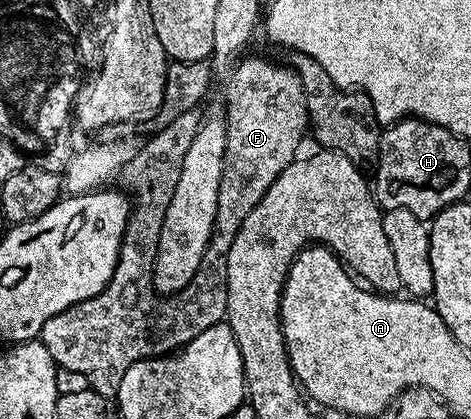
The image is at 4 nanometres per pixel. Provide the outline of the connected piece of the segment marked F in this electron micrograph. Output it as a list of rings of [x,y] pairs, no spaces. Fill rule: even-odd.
[[[250,53],[230,72],[228,82],[230,84],[226,87],[226,103],[224,102],[226,156],[224,173],[220,177],[218,212],[210,248],[206,250],[206,256],[202,259],[198,276],[183,291],[177,291],[175,295],[163,297],[154,290],[154,262],[158,256],[160,229],[168,213],[168,201],[171,200],[172,193],[176,193],[176,181],[180,181],[180,165],[184,165],[184,157],[188,154],[192,139],[196,137],[200,126],[199,112],[192,110],[180,113],[180,117],[176,117],[172,125],[154,131],[153,138],[148,140],[144,147],[139,146],[135,150],[132,161],[128,161],[128,165],[122,170],[120,183],[132,200],[132,210],[130,219],[126,222],[126,232],[122,238],[120,257],[116,261],[112,281],[108,281],[108,285],[96,297],[80,301],[64,309],[64,313],[56,313],[56,317],[44,321],[40,342],[48,349],[55,364],[63,372],[71,371],[72,374],[87,379],[90,382],[87,384],[104,396],[117,396],[120,381],[124,381],[124,373],[128,373],[128,369],[141,359],[169,355],[185,347],[188,341],[200,337],[204,329],[212,329],[212,325],[225,320],[228,305],[226,292],[228,249],[240,225],[244,225],[244,217],[248,217],[248,213],[256,209],[260,197],[268,193],[272,181],[276,181],[276,177],[284,173],[287,165],[294,162],[299,154],[298,146],[302,143],[302,134],[305,131],[307,134],[308,124],[312,119],[312,107],[311,104],[306,104],[306,87],[292,68],[285,67],[274,59],[265,59],[262,55]]]

